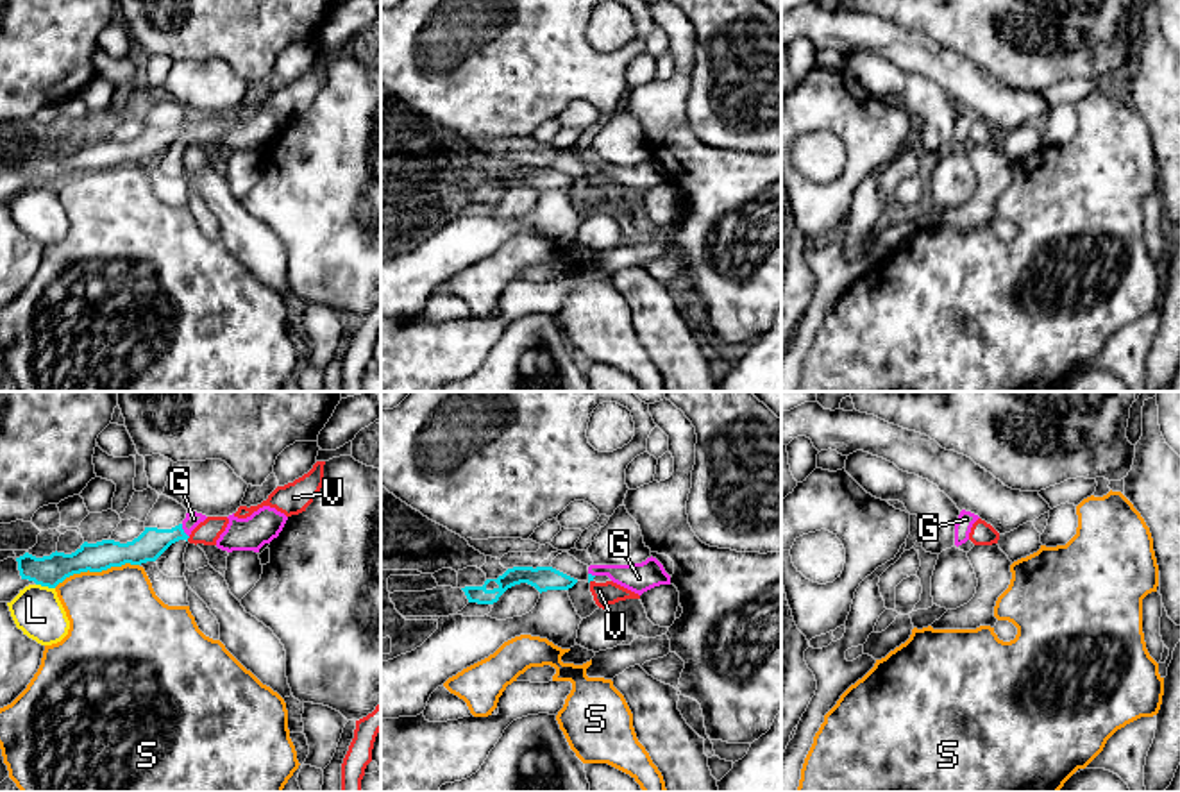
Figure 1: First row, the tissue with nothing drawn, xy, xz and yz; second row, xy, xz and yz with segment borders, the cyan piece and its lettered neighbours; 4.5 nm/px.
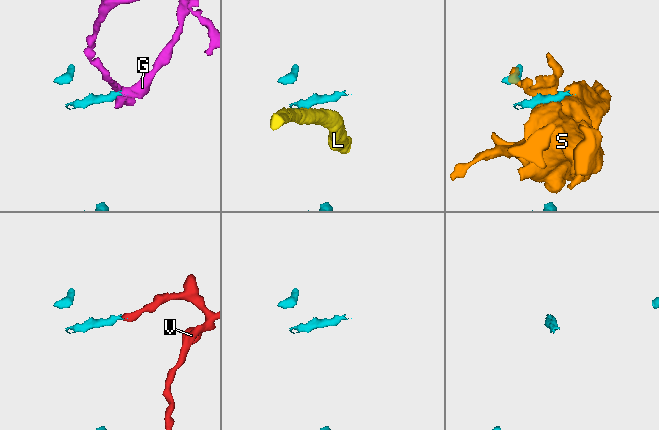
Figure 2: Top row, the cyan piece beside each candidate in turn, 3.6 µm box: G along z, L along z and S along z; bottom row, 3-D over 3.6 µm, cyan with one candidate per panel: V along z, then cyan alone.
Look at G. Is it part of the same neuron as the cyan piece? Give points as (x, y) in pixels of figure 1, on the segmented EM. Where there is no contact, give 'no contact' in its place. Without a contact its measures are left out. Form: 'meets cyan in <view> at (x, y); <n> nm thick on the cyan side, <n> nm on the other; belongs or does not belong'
meets cyan in xy at (183, 531); 140 nm thick on the cyan side, 70 nm on the other; does not belong

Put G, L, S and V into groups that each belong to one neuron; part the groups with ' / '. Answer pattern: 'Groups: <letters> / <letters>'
Groups: G / L / S / V

